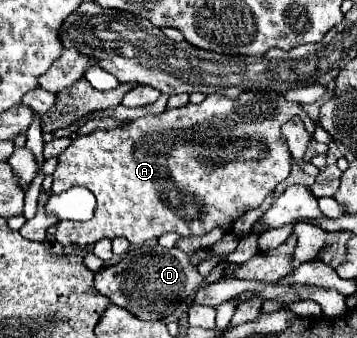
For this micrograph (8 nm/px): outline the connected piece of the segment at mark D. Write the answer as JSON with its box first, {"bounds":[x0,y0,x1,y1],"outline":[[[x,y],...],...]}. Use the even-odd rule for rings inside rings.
{"bounds":[94,245,240,321],"outline":[[[160,245],[138,247],[134,251],[134,255],[126,253],[126,257],[120,263],[100,269],[94,277],[94,287],[98,293],[106,295],[114,305],[128,309],[136,317],[140,317],[144,321],[158,321],[162,317],[172,315],[198,287],[206,285],[208,281],[216,281],[220,277],[226,277],[226,273],[236,271],[240,267],[238,263],[226,261],[222,255],[216,255],[210,247],[202,247],[196,253],[184,253],[178,247],[164,249]],[[196,253],[202,255],[200,263],[216,259],[216,267],[212,269],[212,273],[208,277],[198,271],[200,263],[194,265],[190,261],[190,257]]]}

